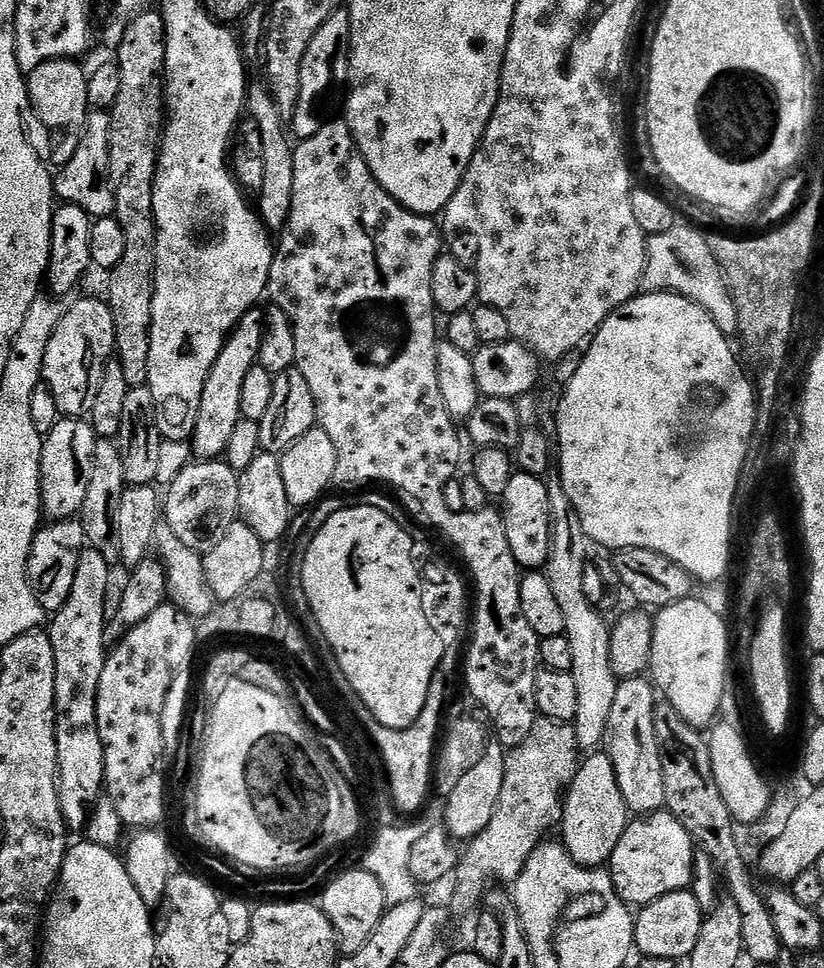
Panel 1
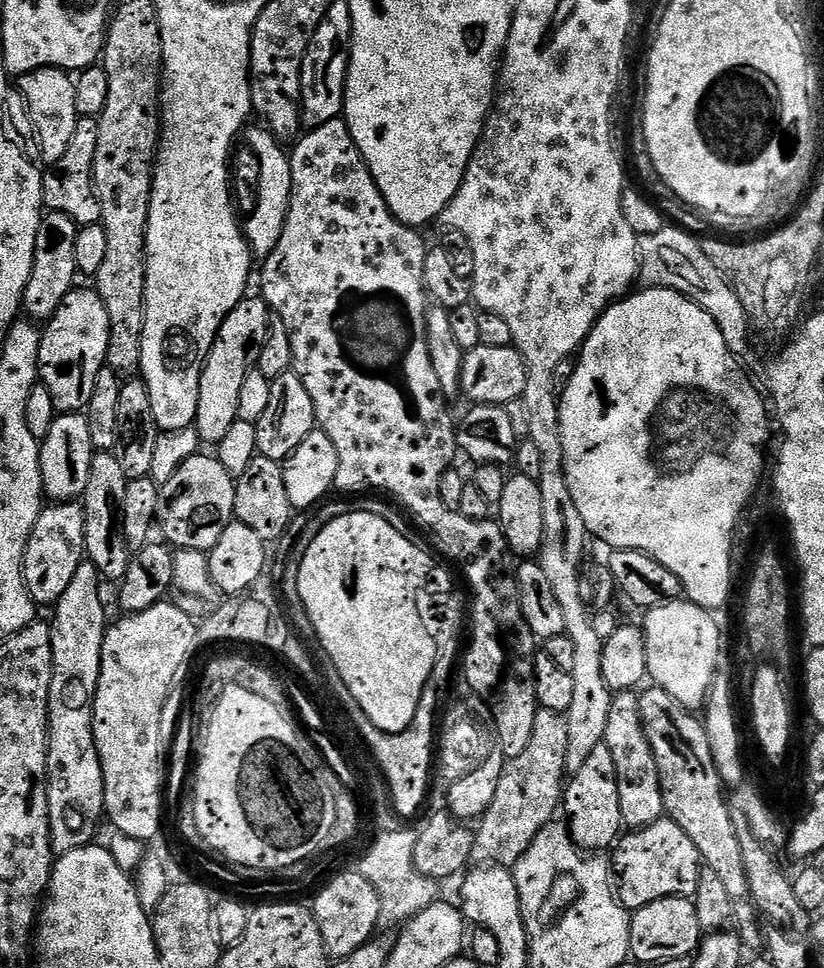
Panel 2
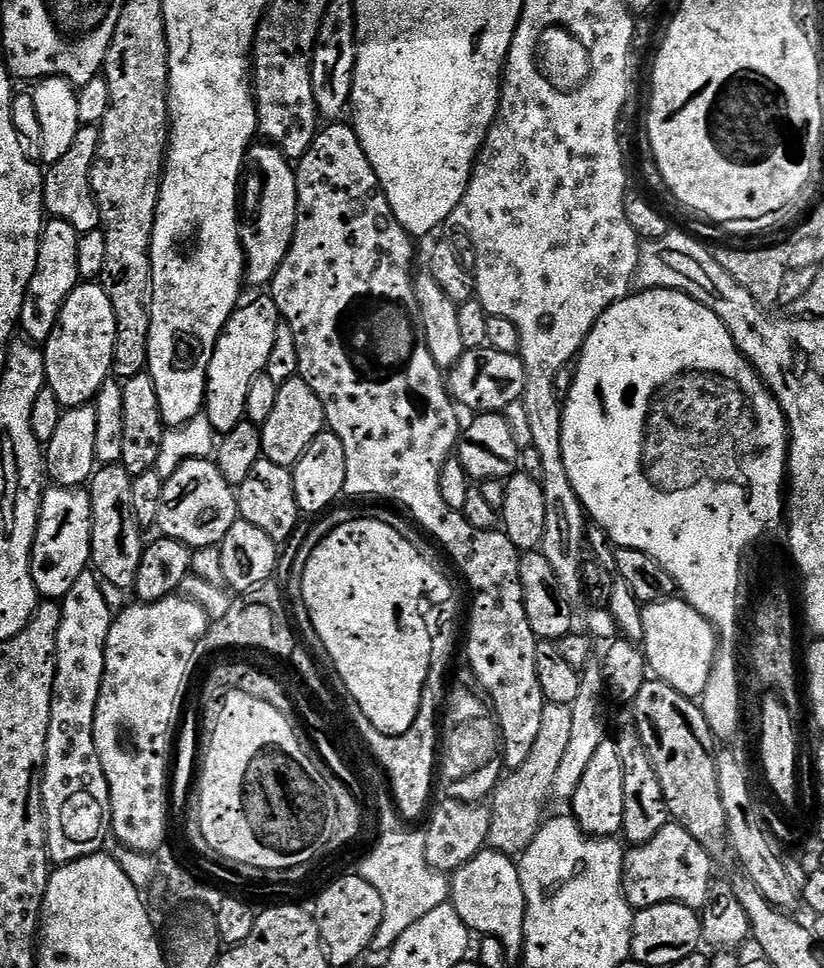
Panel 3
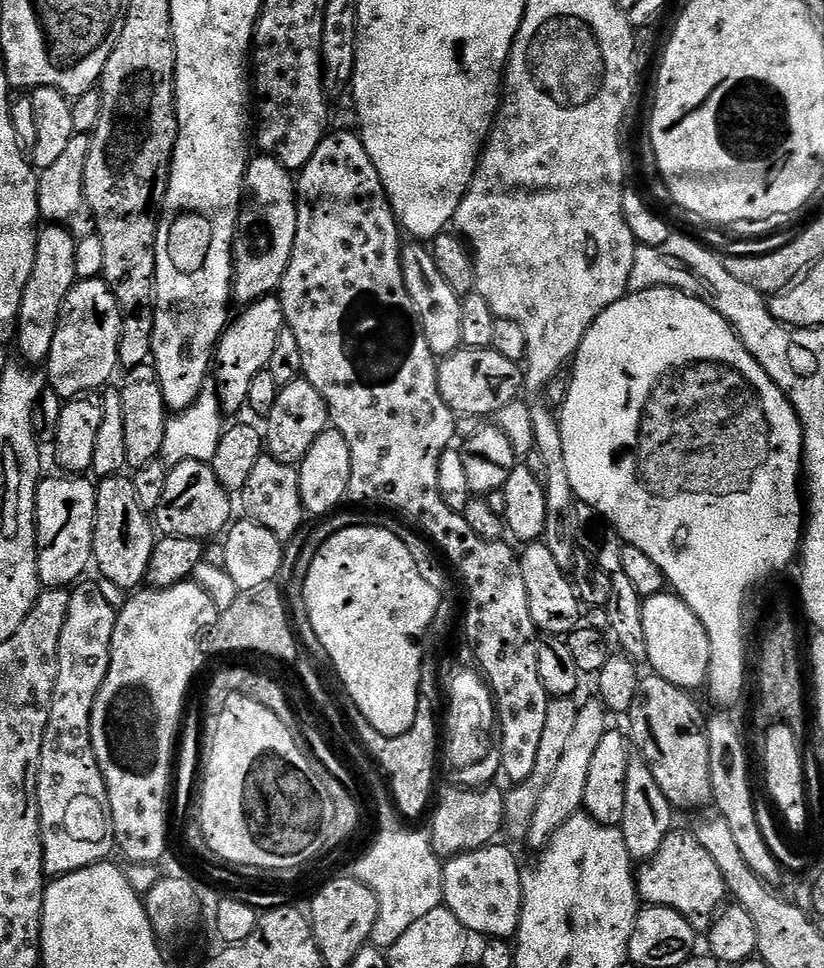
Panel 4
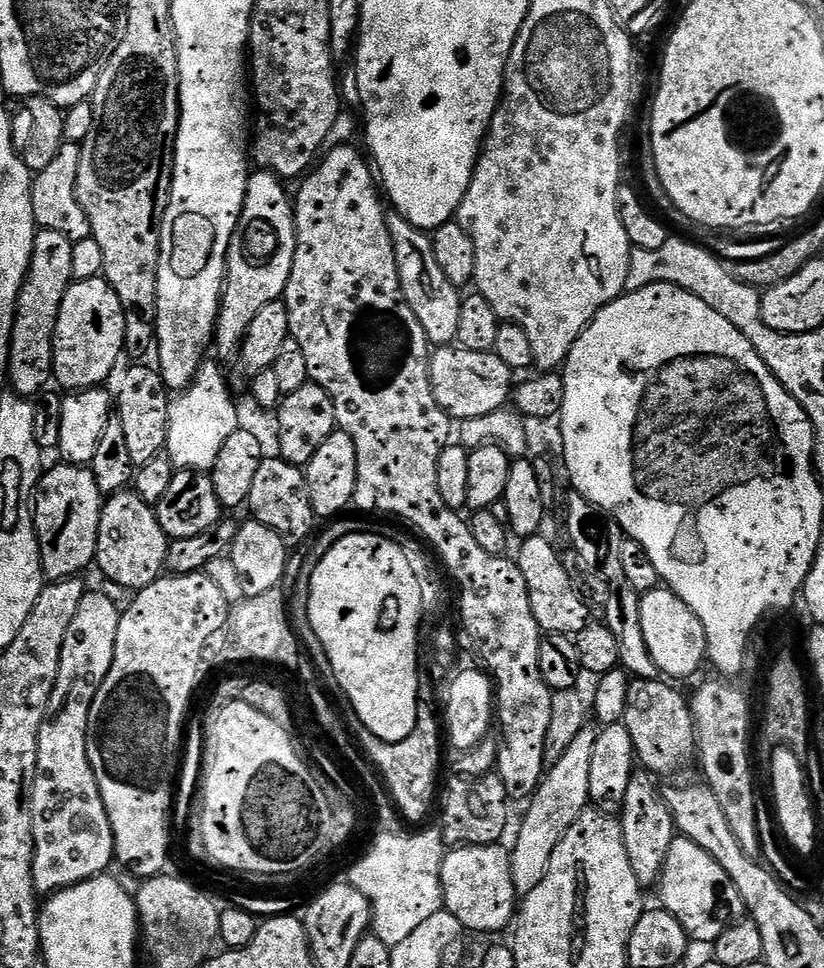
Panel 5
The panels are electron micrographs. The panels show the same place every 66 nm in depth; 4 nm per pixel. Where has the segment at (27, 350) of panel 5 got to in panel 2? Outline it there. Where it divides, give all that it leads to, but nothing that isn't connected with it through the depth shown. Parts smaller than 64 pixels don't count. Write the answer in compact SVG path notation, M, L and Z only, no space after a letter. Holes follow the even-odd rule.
M49 211L45 215L44 223L40 228L34 270L24 291L22 305L23 311L25 313L29 312L33 316L29 316L33 321L47 322L51 320L60 303L66 298L66 294L72 291L77 283L76 239L79 234L80 228L74 218L70 218L61 212L53 211Z

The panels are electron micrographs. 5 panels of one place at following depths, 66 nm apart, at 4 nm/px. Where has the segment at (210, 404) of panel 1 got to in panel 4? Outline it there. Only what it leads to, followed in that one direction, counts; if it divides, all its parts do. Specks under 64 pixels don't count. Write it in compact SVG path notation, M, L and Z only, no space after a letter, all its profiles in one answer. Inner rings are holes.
M276 294L263 296L261 300L247 305L241 312L244 313L237 320L235 317L224 329L214 353L216 396L220 399L221 413L228 418L235 412L245 411L254 377L267 369L274 354L274 346L278 342L278 334L286 326L280 298Z

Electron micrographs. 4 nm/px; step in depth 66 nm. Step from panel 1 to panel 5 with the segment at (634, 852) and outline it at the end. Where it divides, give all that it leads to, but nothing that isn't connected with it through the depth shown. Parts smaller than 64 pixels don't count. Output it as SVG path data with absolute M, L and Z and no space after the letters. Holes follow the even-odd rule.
M677 835L676 839L673 840L660 871L659 888L659 907L674 918L678 918L682 930L686 930L689 941L695 943L697 940L700 944L714 945L719 936L727 928L737 923L746 912L734 882L730 882L730 874L726 874L726 870L722 870L722 866L718 866L718 862L714 862L714 858L710 858L710 854L706 854L706 850L702 850L702 846L690 842L685 836Z

